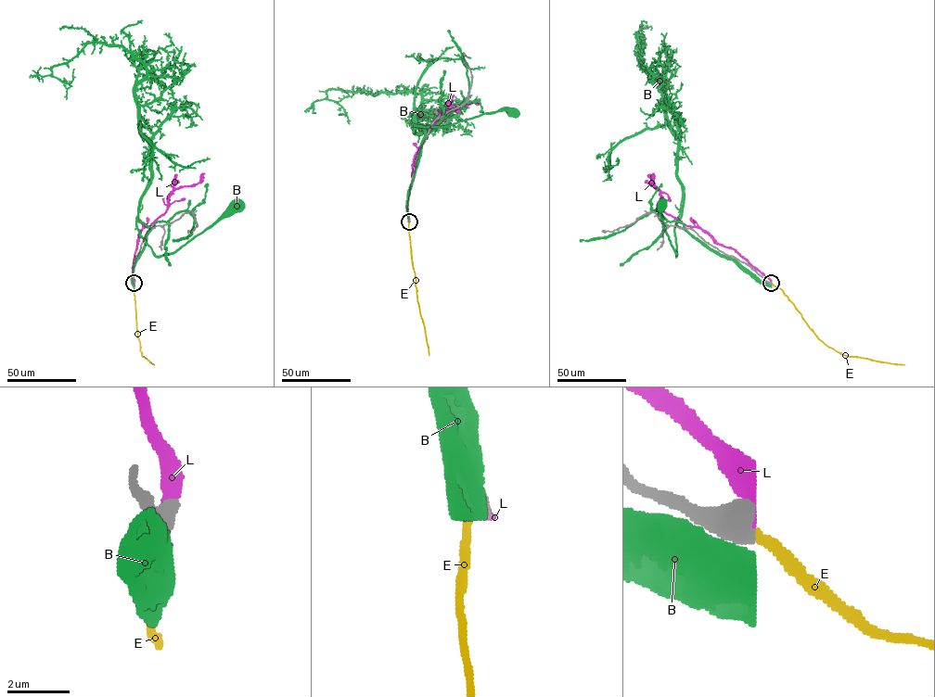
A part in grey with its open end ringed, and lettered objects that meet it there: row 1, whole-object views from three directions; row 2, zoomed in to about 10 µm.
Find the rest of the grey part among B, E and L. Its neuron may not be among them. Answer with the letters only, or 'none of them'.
E

